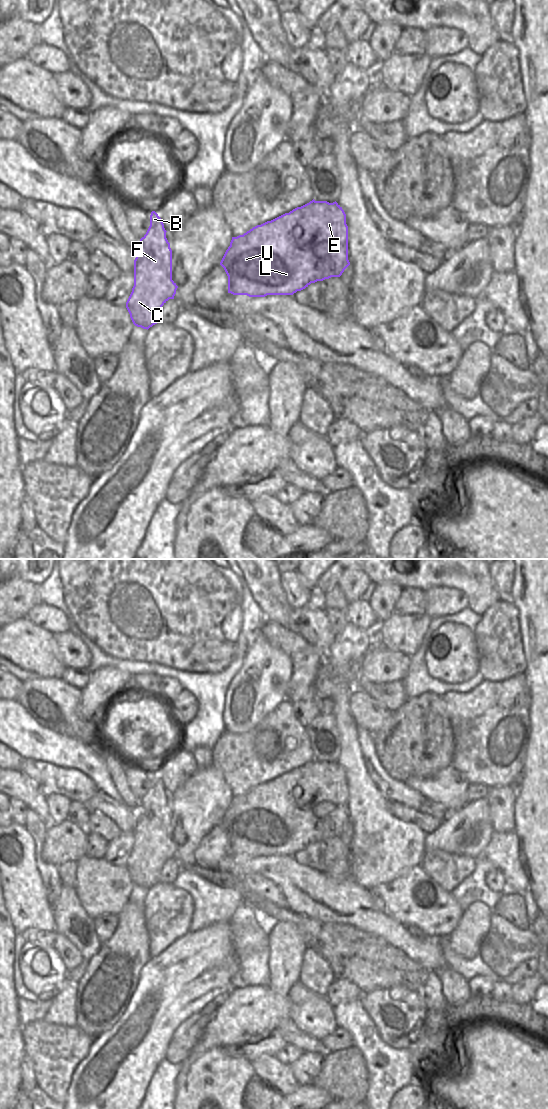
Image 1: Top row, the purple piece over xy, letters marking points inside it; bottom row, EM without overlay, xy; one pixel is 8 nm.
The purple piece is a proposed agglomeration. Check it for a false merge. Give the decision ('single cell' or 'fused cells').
single cell

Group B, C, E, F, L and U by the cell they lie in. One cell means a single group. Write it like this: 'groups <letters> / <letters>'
groups B C E F L U

